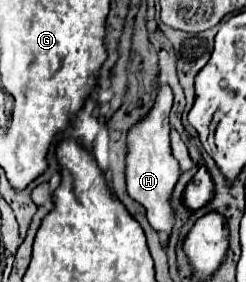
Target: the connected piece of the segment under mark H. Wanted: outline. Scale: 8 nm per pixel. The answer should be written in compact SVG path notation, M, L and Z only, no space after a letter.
M160 74L156 76L156 82L158 82L158 92L156 92L154 106L148 110L148 114L140 122L136 122L128 130L126 182L128 182L128 194L146 208L146 216L148 216L148 222L152 224L152 228L156 232L170 234L172 224L174 224L174 214L168 204L168 198L180 176L180 168L170 152L170 138L168 138L168 132L170 132L168 114L172 108L174 94L172 94L172 88L168 86L168 82L164 82L160 78Z

